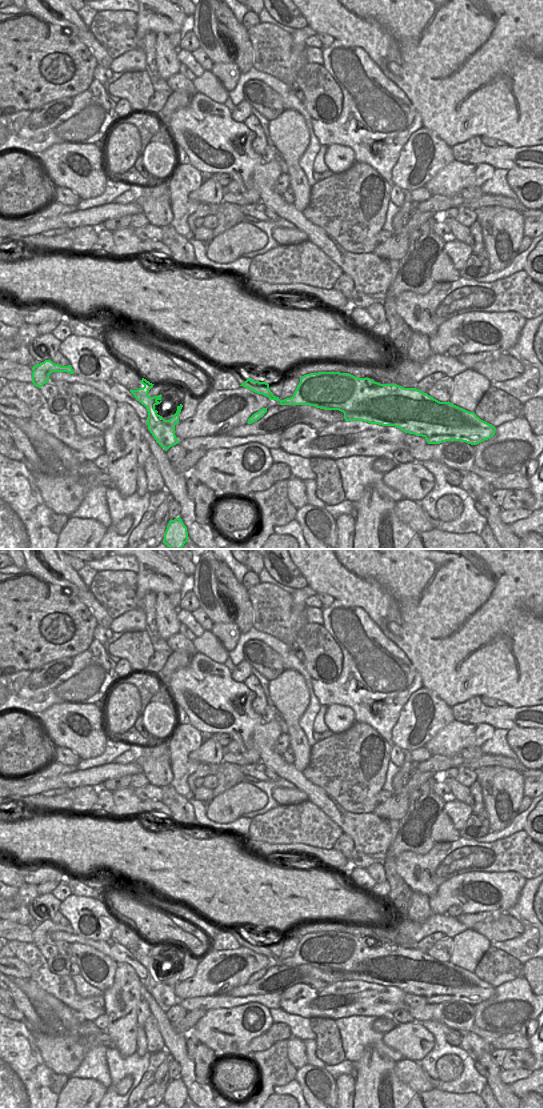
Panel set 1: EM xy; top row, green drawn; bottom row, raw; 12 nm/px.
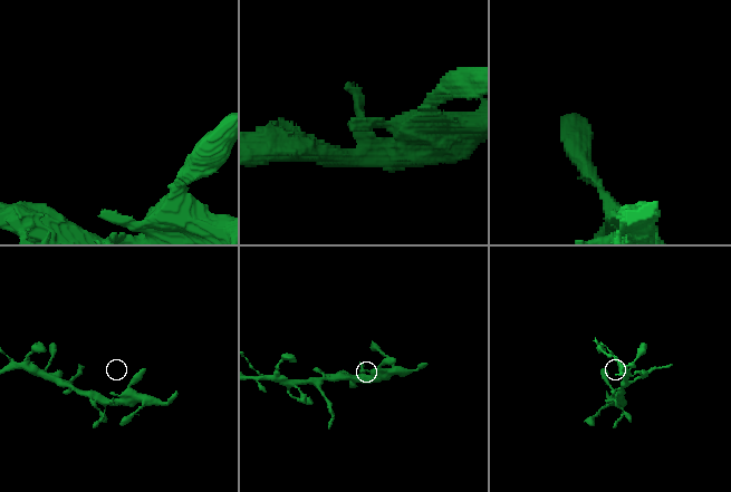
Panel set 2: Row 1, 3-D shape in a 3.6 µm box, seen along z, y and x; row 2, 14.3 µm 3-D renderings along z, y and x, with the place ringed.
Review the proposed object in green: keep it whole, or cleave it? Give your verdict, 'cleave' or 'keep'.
keep

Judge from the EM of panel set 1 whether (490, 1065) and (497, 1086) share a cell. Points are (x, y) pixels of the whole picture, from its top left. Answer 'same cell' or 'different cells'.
same cell

